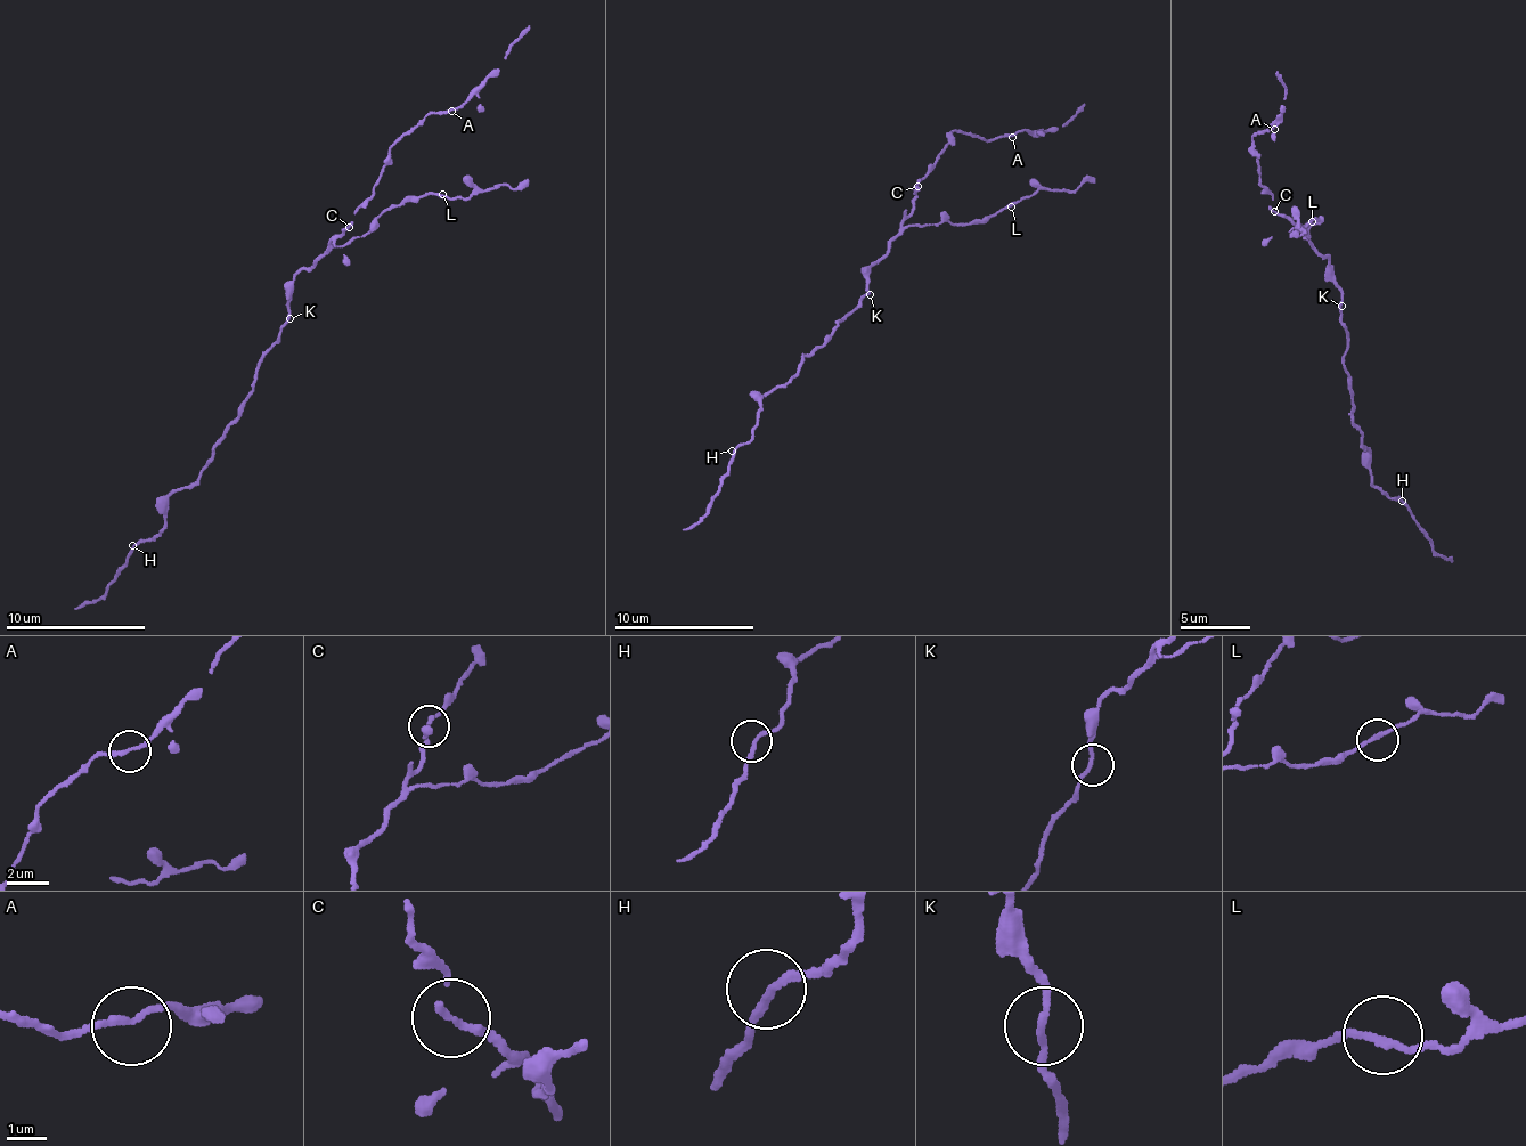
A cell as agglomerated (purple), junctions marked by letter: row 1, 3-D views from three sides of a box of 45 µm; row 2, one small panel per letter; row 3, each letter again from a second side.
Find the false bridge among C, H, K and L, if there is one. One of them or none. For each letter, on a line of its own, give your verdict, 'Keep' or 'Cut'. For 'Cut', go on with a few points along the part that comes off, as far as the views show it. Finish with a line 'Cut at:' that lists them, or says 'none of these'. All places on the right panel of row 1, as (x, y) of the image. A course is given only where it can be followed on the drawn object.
C: Keep
H: Keep
K: Keep
L: Keep
Cut at: none of these

